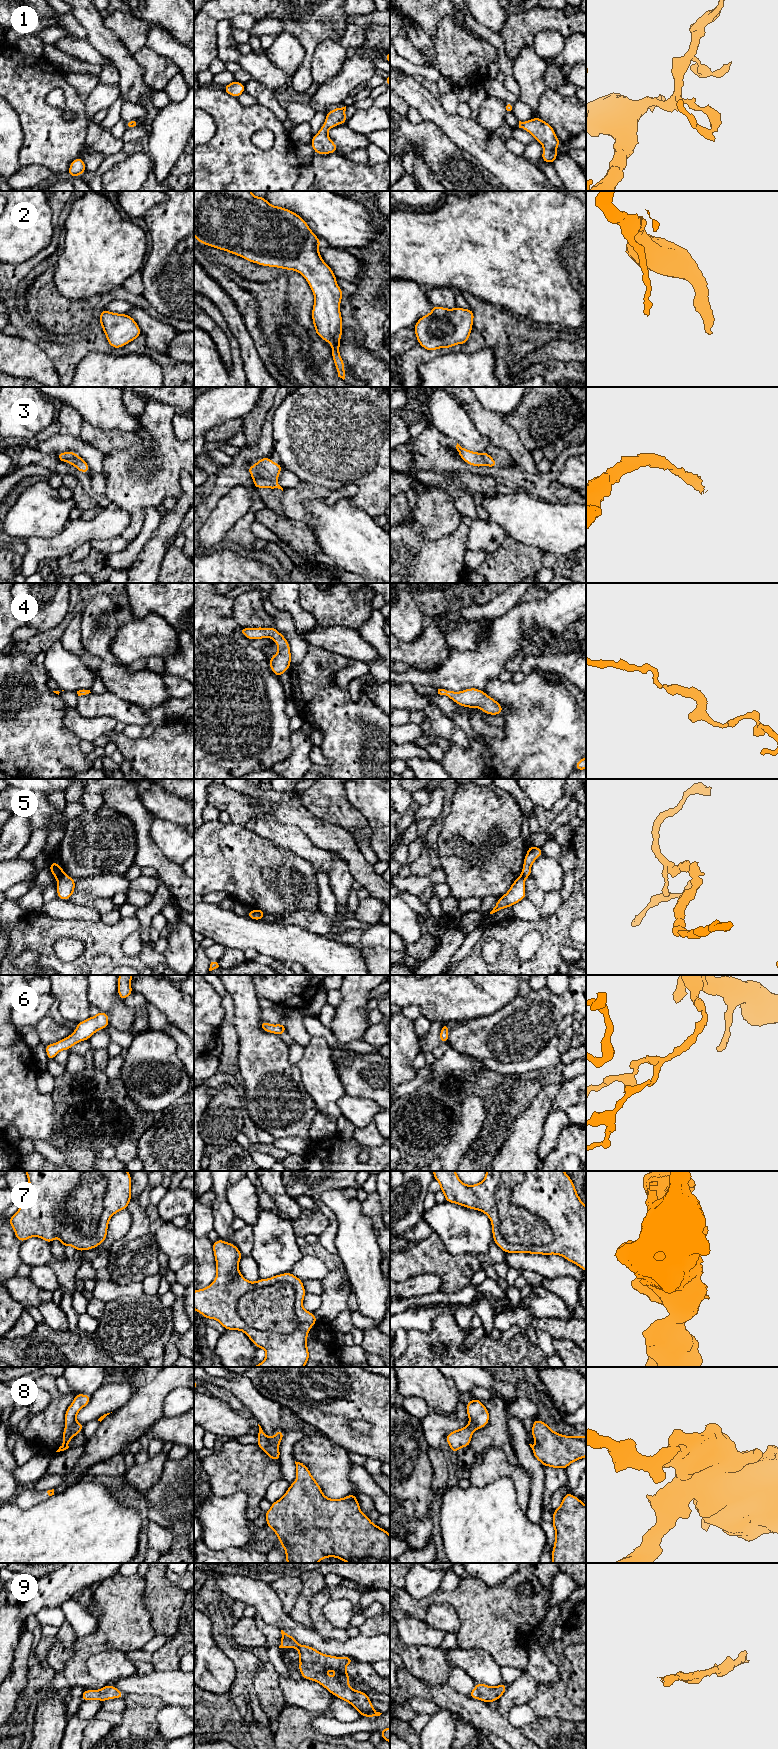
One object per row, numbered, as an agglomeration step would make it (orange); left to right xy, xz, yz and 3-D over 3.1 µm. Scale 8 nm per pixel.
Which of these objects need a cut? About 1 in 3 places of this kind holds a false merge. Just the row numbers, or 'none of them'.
5, 7

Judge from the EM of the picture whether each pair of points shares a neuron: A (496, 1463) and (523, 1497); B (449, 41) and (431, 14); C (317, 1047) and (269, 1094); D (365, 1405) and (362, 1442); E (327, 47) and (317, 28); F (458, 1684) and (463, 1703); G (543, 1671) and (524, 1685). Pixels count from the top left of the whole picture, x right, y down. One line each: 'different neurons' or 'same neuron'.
A: same neuron
B: different neurons
C: different neurons
D: same neuron
E: different neurons
F: different neurons
G: different neurons

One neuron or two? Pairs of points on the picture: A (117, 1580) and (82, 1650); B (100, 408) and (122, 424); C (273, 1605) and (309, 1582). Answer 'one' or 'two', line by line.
A: one
B: one
C: two

